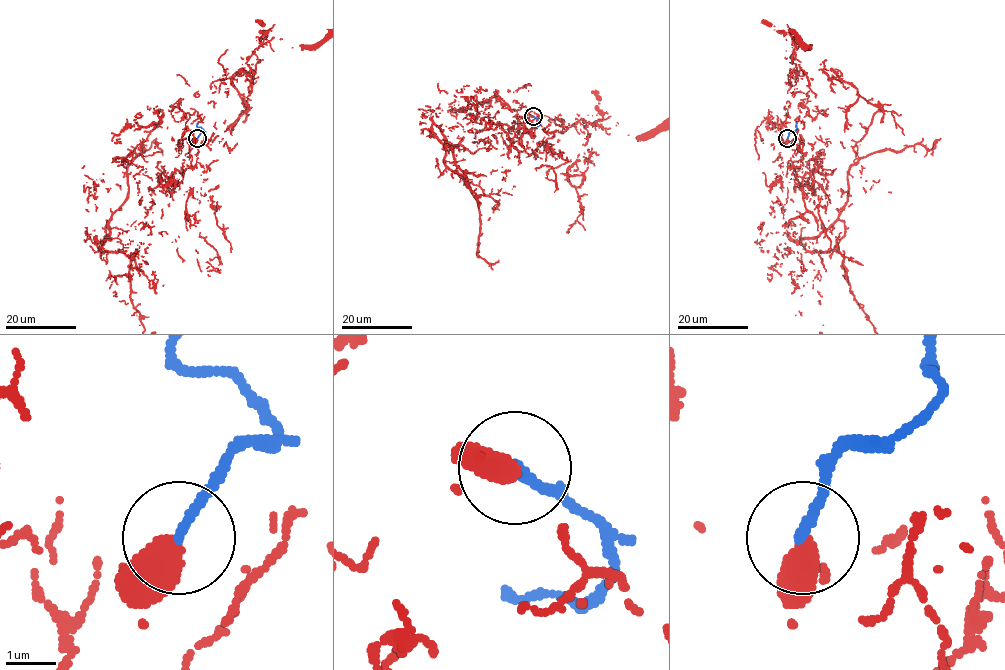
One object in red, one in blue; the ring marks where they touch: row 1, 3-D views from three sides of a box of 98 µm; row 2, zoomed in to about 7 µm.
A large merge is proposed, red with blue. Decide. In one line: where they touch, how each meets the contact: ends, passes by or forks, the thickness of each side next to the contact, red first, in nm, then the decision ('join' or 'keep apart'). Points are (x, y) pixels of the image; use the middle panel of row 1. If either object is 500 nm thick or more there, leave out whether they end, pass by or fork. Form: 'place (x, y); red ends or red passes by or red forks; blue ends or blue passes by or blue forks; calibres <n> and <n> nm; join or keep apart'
place (533, 116); calibres 550 and 190 nm; keep apart

